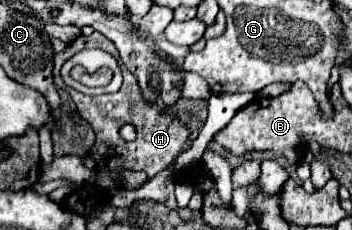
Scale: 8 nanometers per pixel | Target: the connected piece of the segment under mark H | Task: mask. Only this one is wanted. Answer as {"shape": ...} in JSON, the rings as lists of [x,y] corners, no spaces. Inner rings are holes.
{"shape":[[[123,68],[123,86],[117,94],[103,94],[103,96],[85,96],[81,92],[75,92],[67,88],[81,118],[87,120],[97,134],[97,142],[93,144],[89,156],[97,162],[97,168],[101,172],[111,172],[119,168],[131,168],[131,170],[143,170],[149,178],[153,178],[157,172],[165,170],[183,148],[189,148],[187,136],[189,130],[185,124],[177,118],[171,118],[165,114],[163,108],[153,106],[143,100],[135,76]],[[123,124],[135,124],[137,126],[137,140],[135,142],[123,142],[119,136],[119,128]]]}

